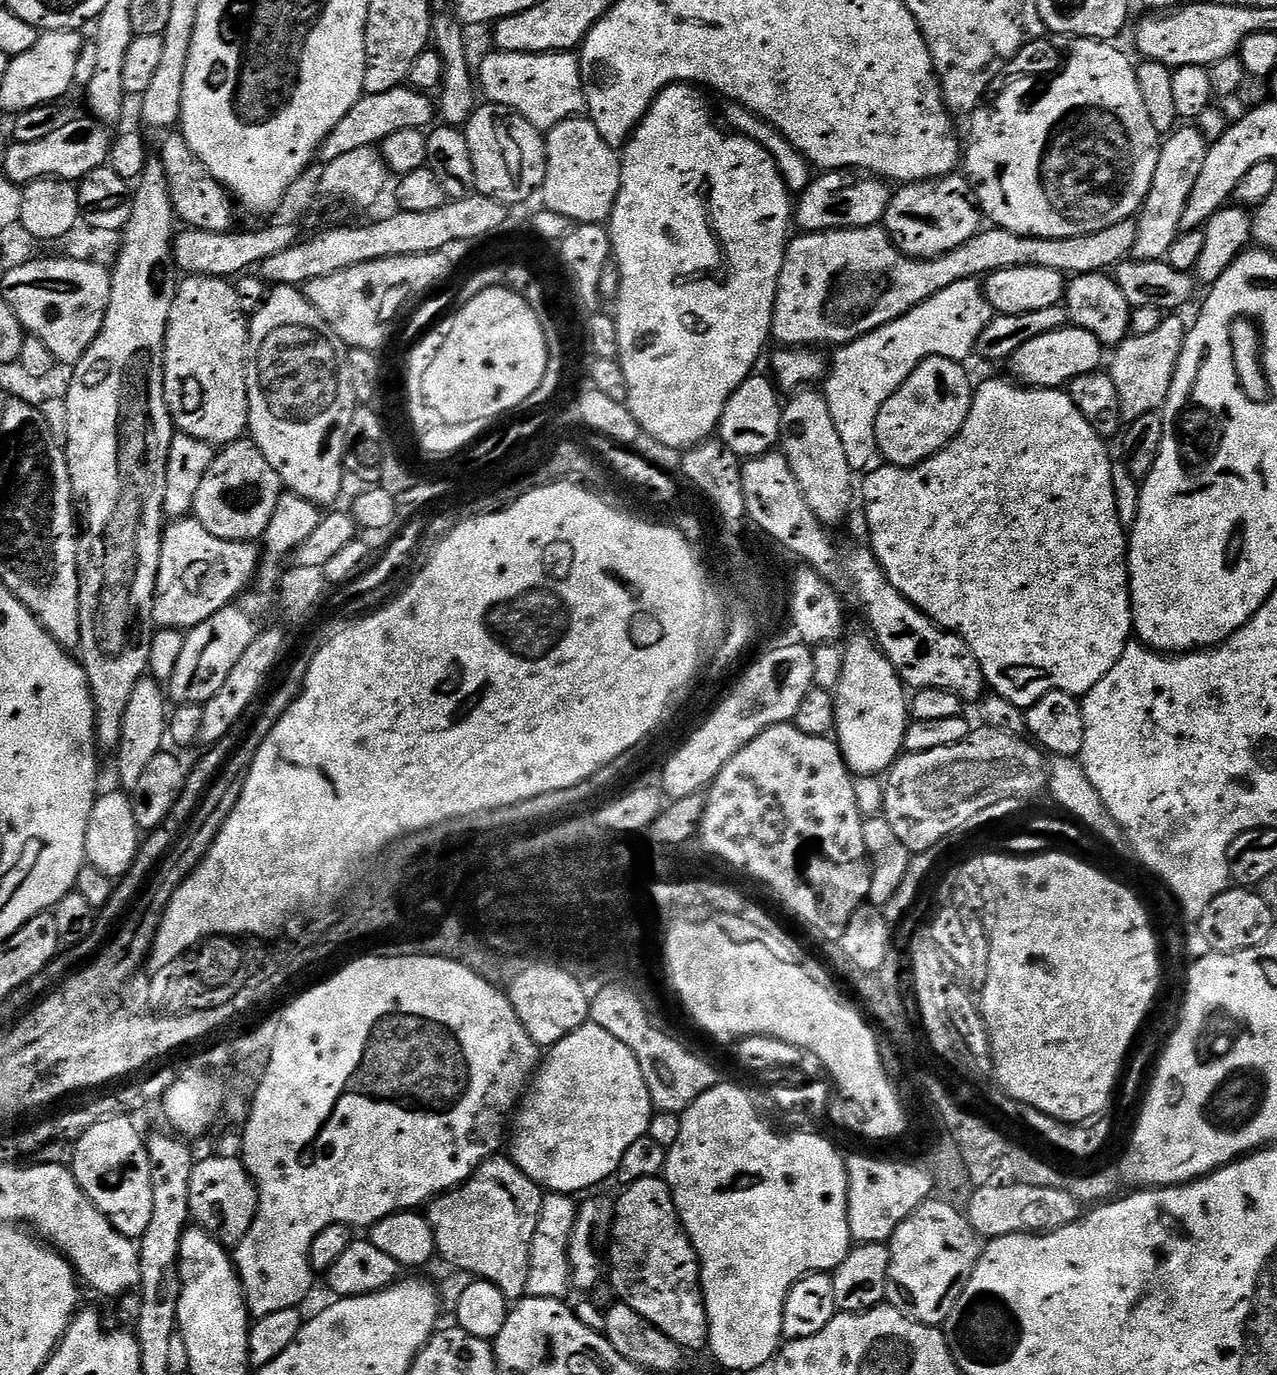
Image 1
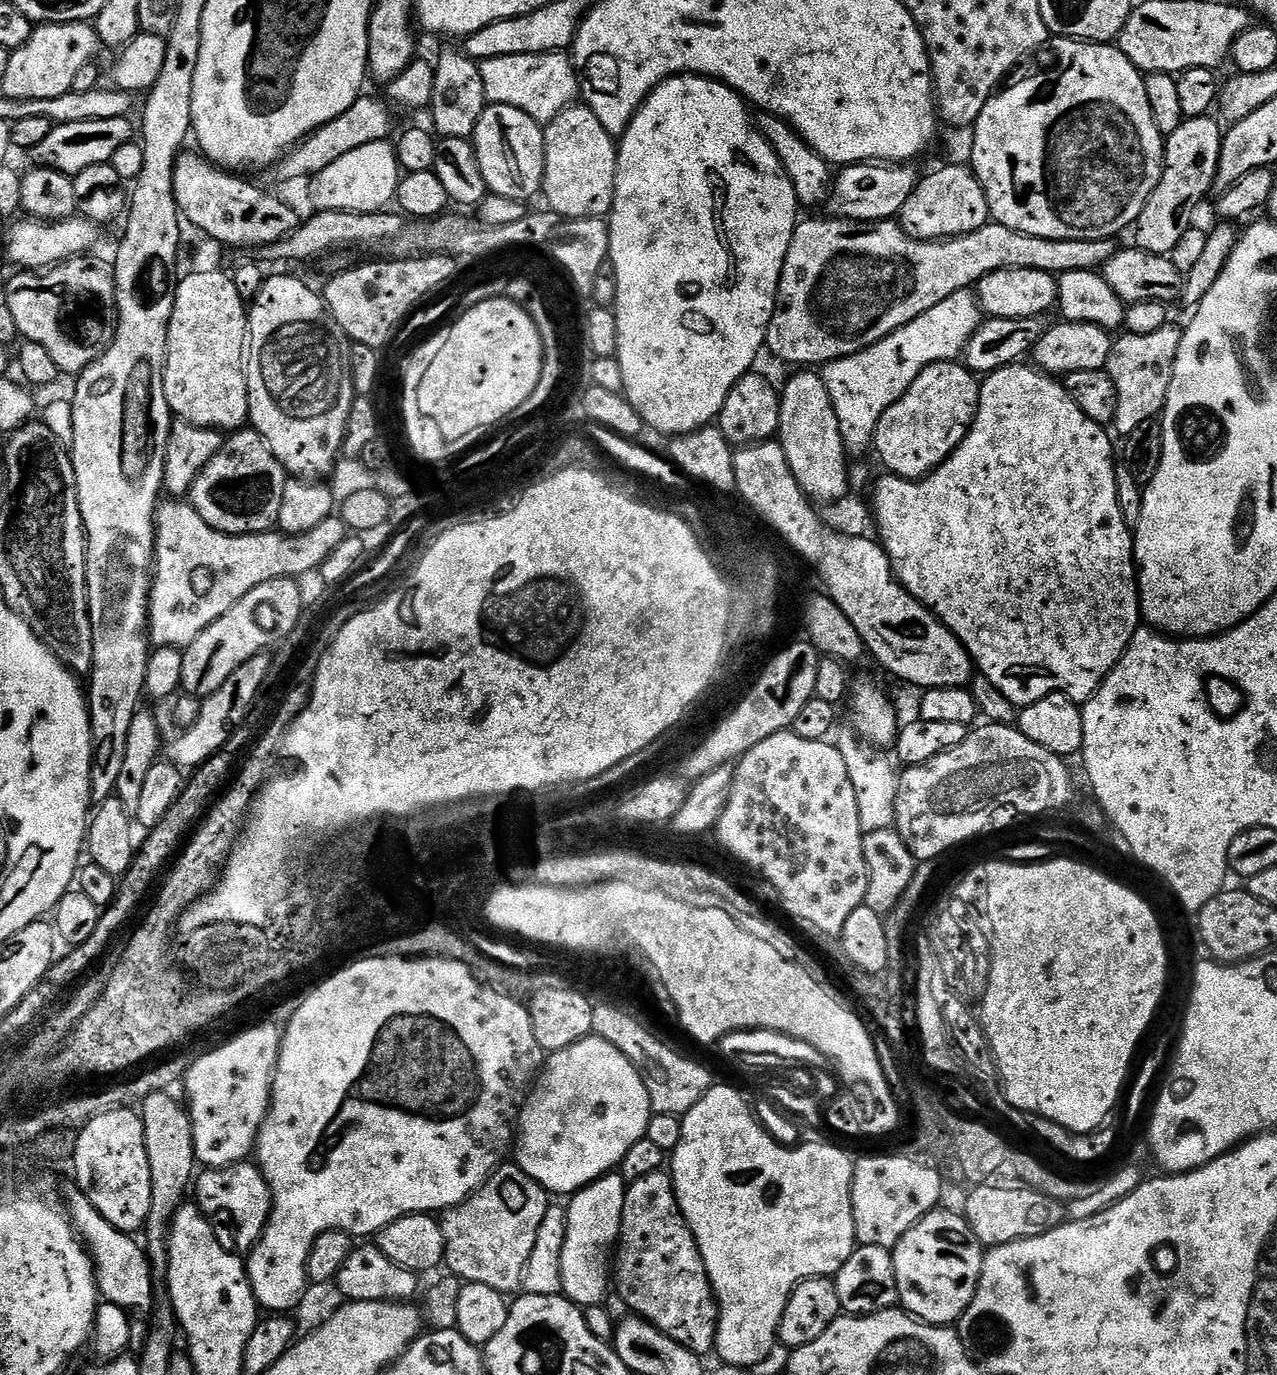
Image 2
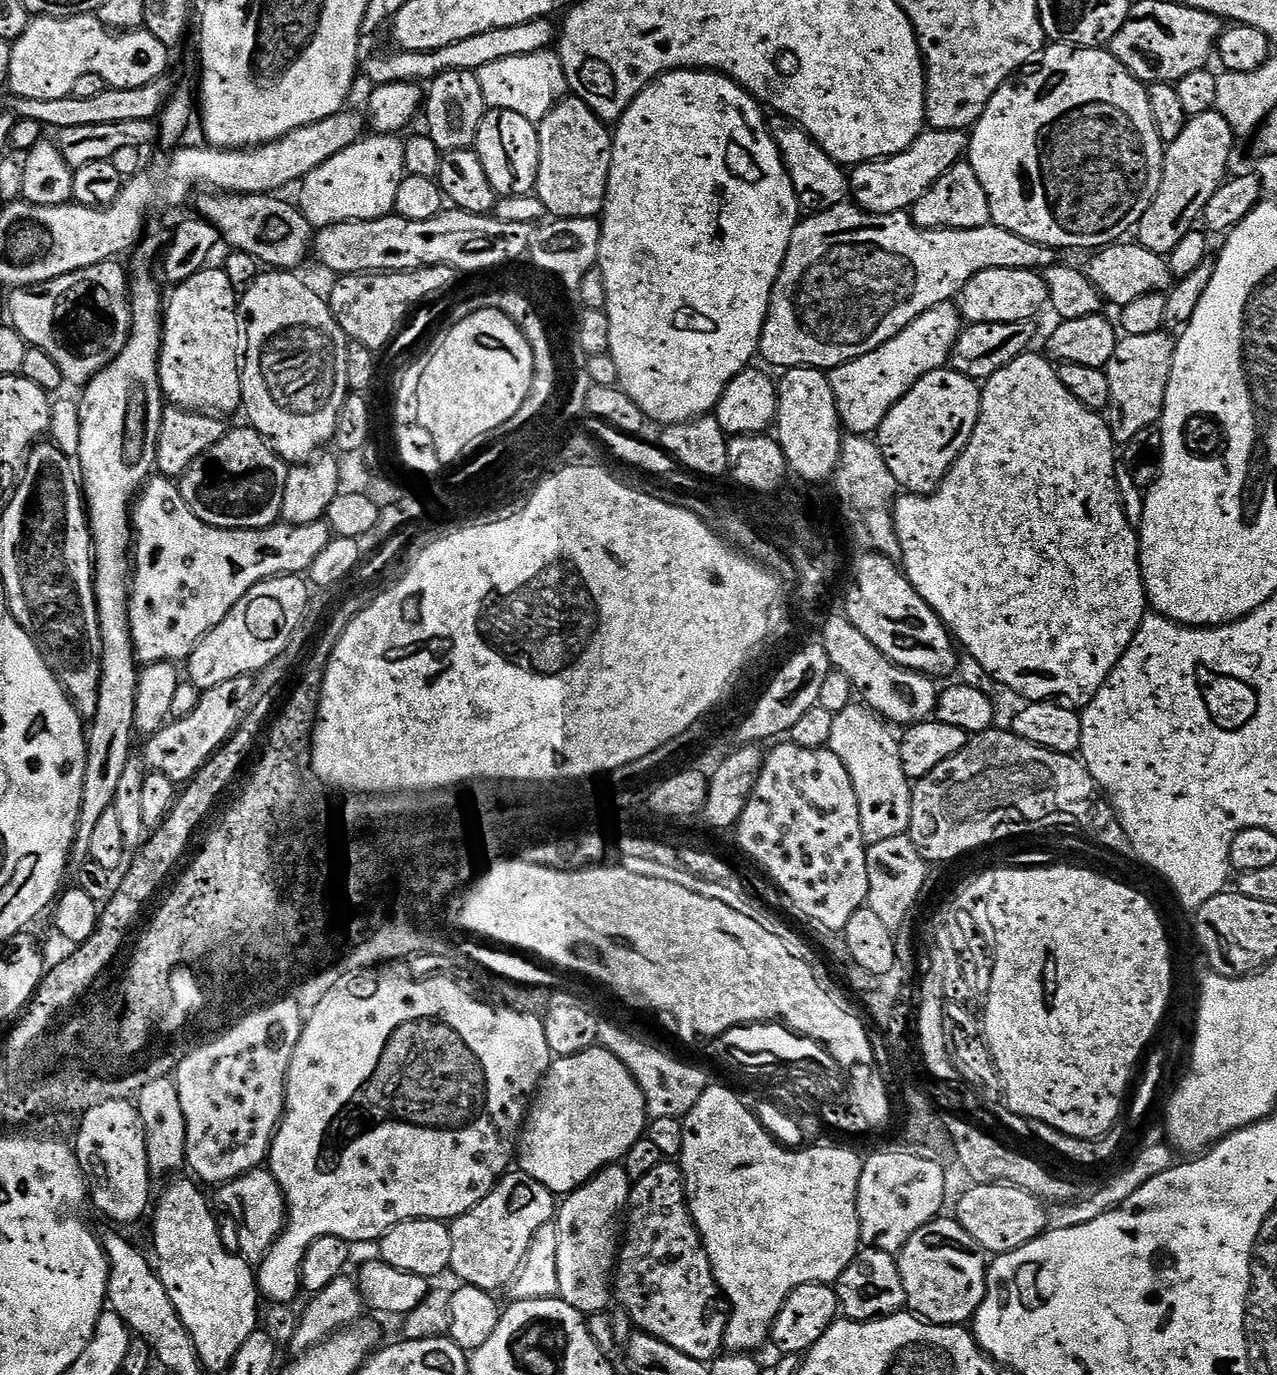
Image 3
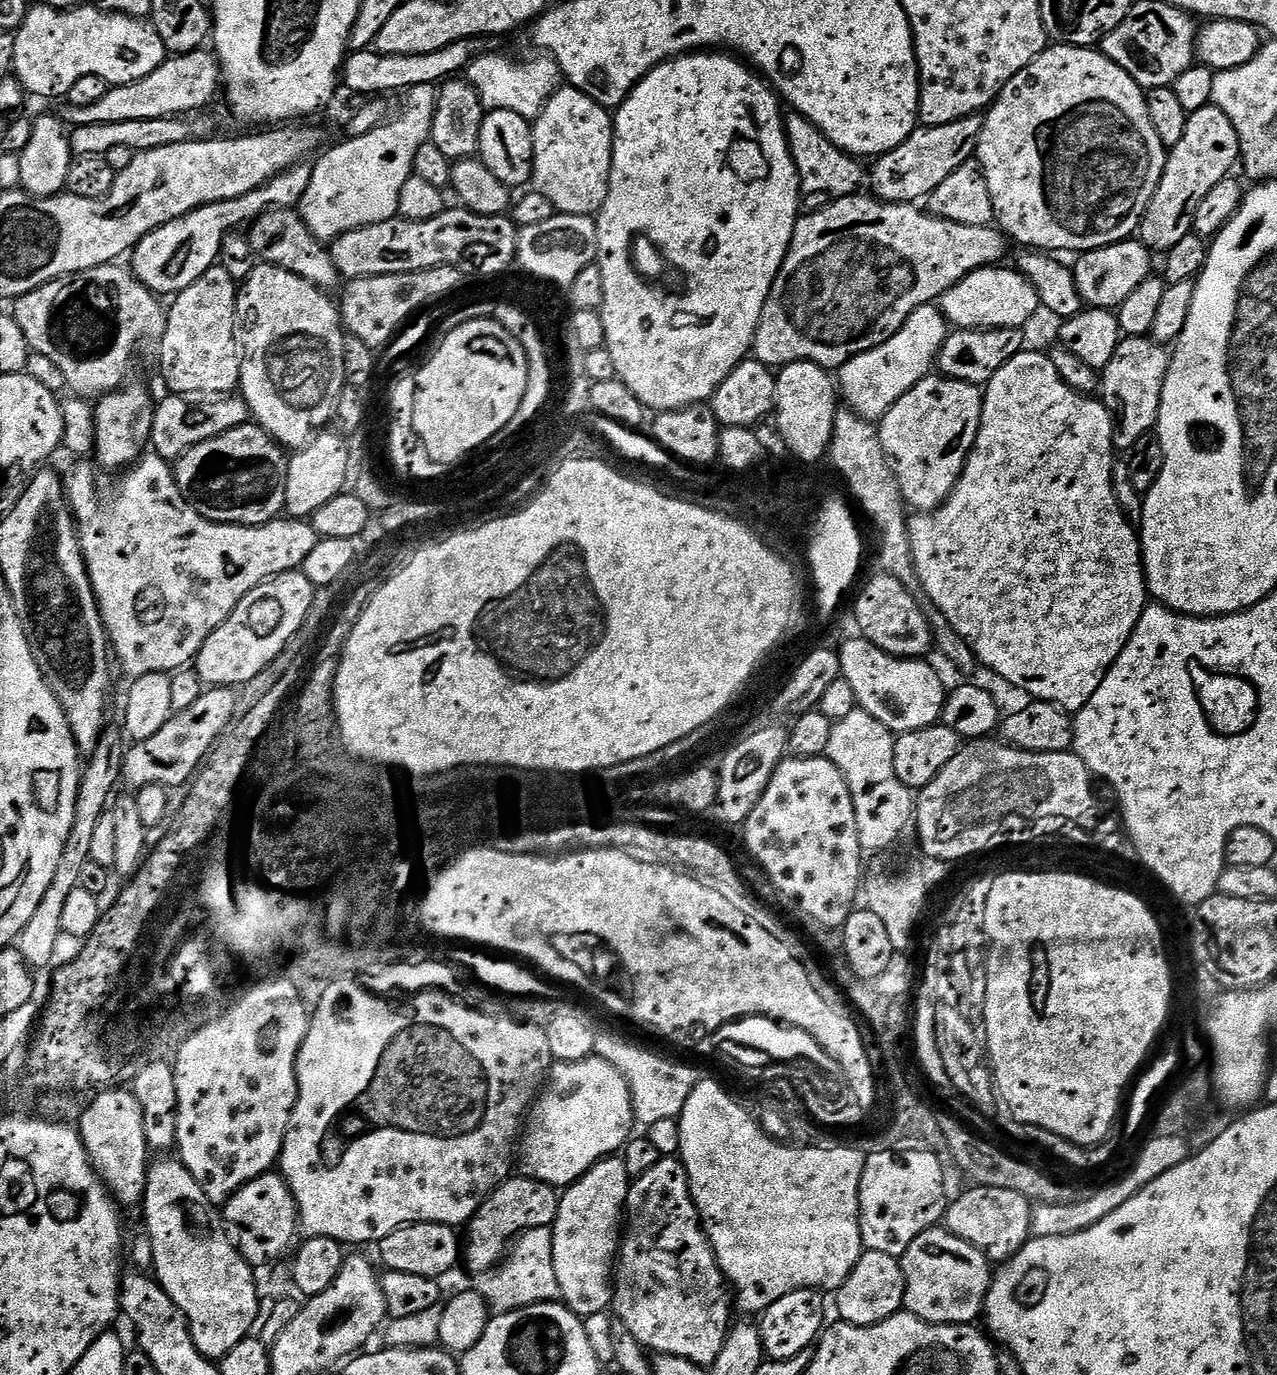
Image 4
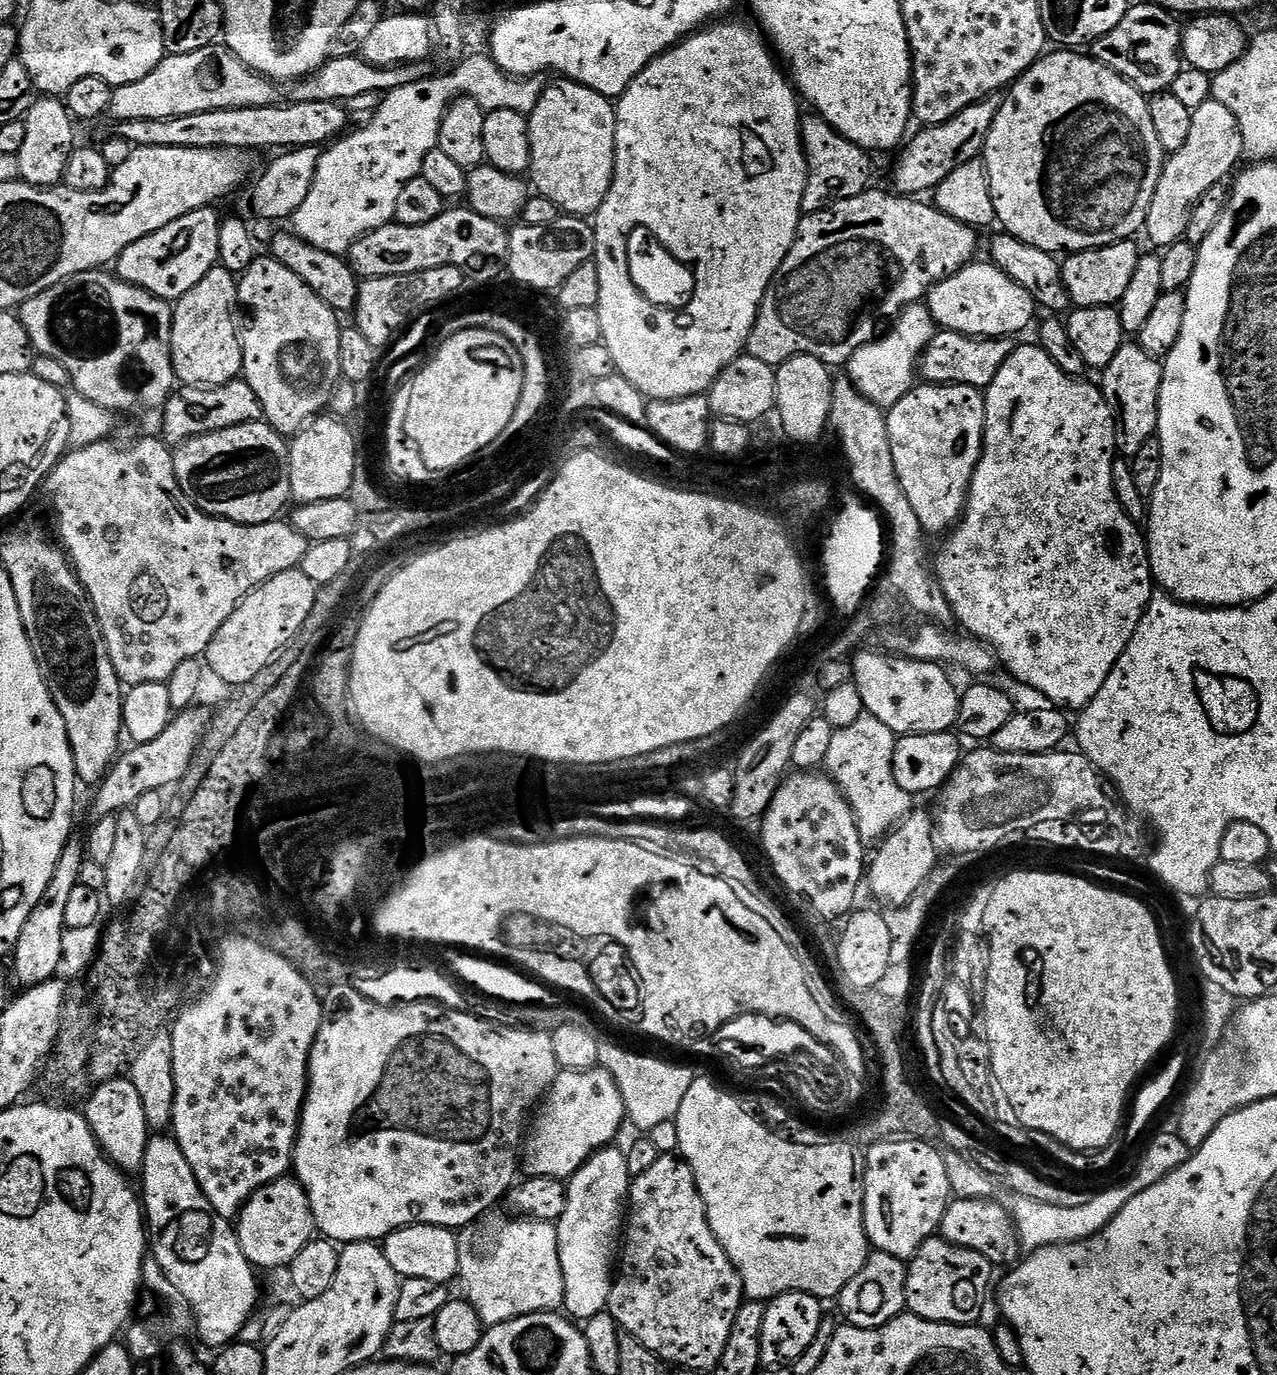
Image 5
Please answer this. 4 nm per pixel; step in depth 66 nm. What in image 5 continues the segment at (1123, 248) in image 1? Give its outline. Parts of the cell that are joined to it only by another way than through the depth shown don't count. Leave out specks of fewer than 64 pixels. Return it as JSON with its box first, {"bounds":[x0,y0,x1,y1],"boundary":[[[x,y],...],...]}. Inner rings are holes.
{"bounds":[747,190,977,366],"boundary":[[[869,190],[801,219],[794,246],[790,246],[760,303],[747,355],[773,366],[795,356],[813,356],[829,366],[847,365],[853,354],[877,339],[881,329],[905,308],[921,303],[935,284],[977,259],[977,229],[942,214],[931,203],[923,204],[923,199],[888,192]]]}

